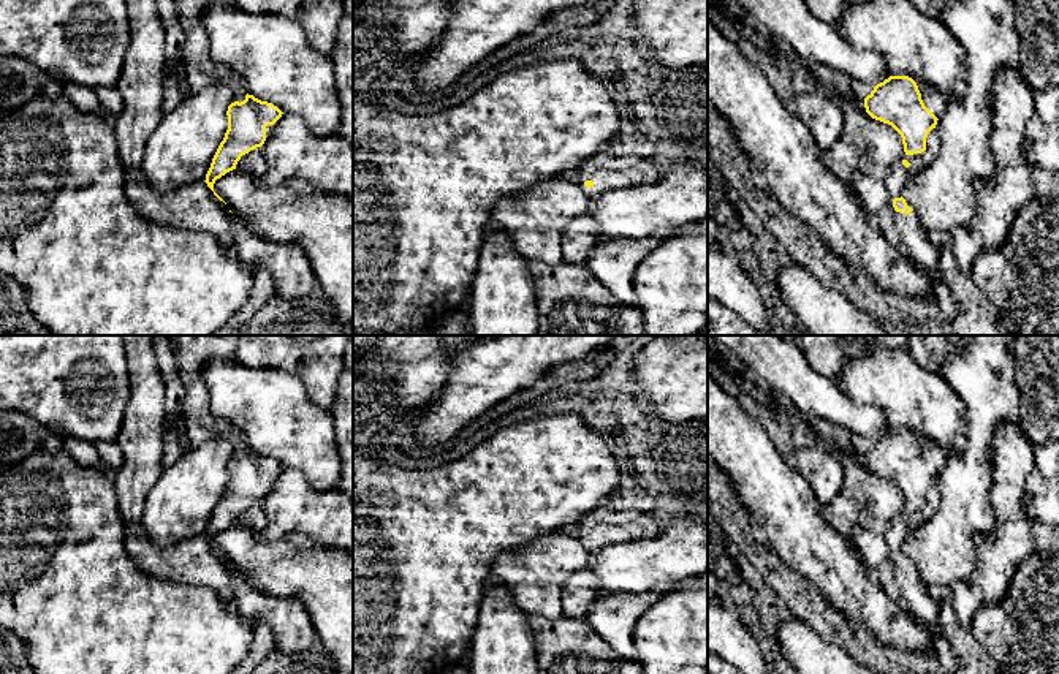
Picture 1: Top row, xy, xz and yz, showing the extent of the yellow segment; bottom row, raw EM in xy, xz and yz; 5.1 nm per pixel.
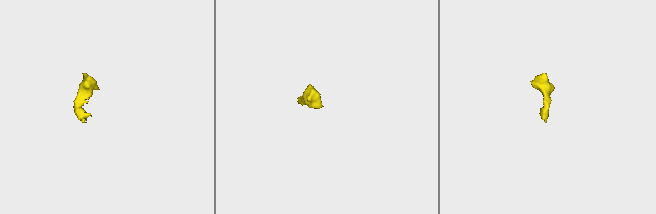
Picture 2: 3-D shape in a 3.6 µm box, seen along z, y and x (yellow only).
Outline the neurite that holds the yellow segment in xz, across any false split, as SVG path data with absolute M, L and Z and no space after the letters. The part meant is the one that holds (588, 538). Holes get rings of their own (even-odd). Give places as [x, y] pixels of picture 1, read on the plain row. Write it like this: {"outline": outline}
{"outline": "M646 516L630 524L581 524L575 530L575 535L590 554L595 554L619 541L654 538L662 532L662 528L663 524L657 522L655 517Z"}

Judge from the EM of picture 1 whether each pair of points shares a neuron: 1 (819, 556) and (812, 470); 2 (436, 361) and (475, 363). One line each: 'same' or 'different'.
1: different
2: different

